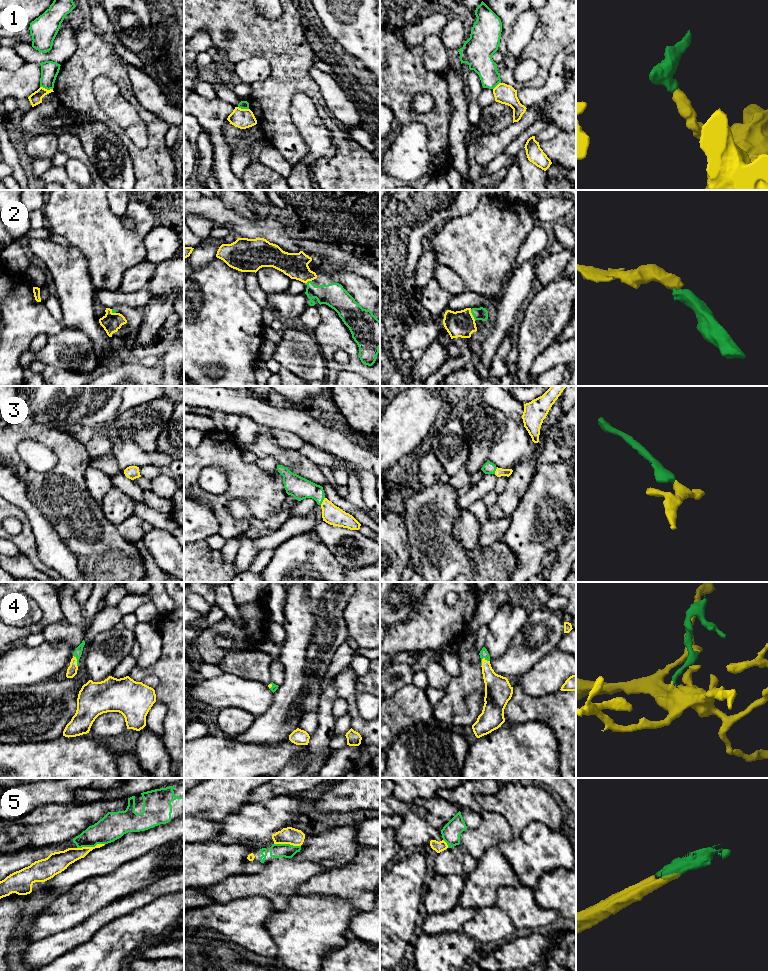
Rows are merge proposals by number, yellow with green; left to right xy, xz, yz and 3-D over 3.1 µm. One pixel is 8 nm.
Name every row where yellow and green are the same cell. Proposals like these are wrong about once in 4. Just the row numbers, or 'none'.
2, 3, 4, 5

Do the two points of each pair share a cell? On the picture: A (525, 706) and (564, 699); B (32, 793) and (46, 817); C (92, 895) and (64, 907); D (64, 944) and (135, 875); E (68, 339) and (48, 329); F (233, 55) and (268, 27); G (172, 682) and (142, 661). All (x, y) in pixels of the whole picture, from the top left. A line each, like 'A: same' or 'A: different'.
A: same
B: different
C: same
D: different
E: different
F: same
G: different

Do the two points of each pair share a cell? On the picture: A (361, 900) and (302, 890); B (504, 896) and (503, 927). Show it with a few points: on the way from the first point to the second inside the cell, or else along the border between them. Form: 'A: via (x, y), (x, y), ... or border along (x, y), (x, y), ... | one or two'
A: via (346, 887), (317, 886) | one
B: border along (496, 904), (509, 917), (516, 928) | two

